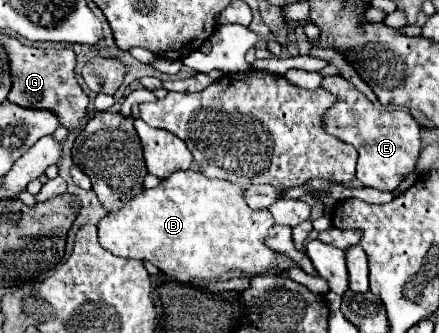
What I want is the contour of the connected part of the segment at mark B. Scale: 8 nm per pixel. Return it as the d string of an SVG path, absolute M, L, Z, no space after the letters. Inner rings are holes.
M198 170L176 172L170 178L164 178L156 188L140 192L140 196L132 198L118 212L106 214L98 224L98 240L100 244L116 256L134 258L134 260L150 260L164 274L180 280L220 280L224 274L242 272L248 276L270 274L278 252L266 246L268 230L274 226L274 218L268 210L252 210L246 204L246 192L226 180L206 178Z

